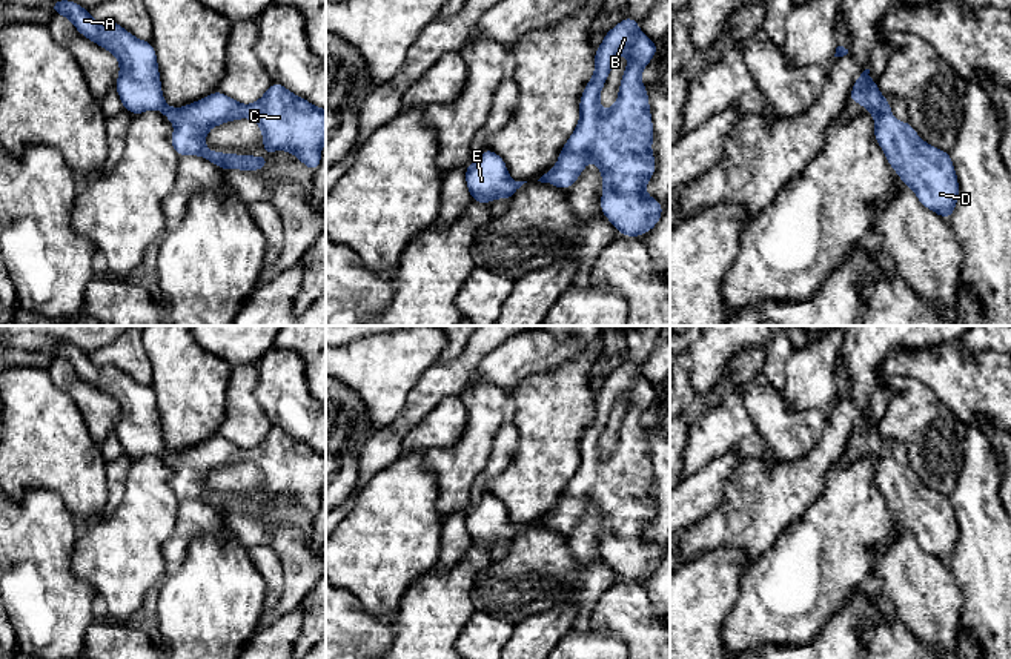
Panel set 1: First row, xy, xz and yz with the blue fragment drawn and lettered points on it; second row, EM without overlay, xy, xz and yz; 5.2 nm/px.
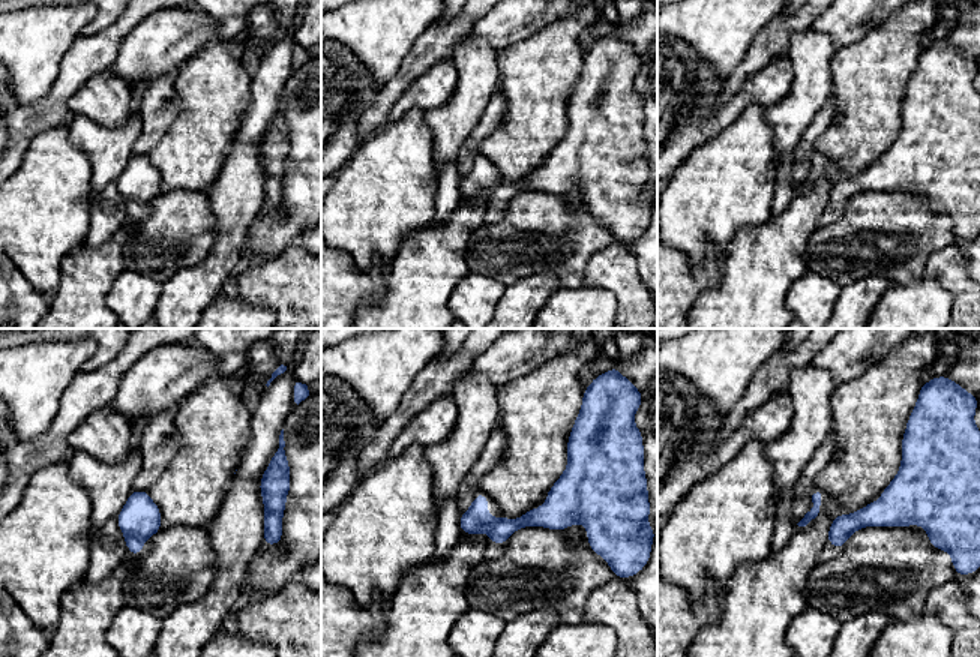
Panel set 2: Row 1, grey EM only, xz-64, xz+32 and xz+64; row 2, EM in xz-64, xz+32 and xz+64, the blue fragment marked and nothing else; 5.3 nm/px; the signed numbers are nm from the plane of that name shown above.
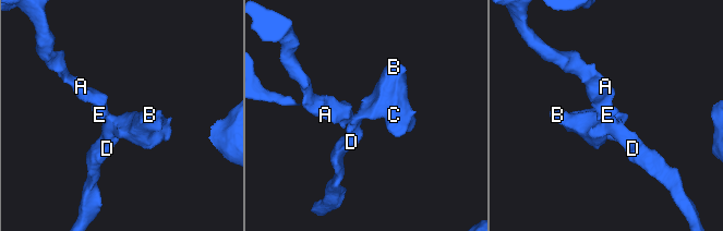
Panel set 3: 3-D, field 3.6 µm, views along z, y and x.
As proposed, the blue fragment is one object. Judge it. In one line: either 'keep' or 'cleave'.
keep

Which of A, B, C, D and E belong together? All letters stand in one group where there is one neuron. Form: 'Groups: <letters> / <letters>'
Groups: A B C D E

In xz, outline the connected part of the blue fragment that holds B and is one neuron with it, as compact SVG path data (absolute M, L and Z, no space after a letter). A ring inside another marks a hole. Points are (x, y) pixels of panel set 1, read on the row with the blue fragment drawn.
M625 17L612 28L595 51L595 74L579 100L581 118L559 152L556 166L538 181L567 190L590 160L602 174L601 212L624 237L650 232L662 217L661 203L645 194L645 184L656 172L651 154L653 123L642 69L658 52L638 26ZM628 52L618 100L602 112L601 89L615 60Z

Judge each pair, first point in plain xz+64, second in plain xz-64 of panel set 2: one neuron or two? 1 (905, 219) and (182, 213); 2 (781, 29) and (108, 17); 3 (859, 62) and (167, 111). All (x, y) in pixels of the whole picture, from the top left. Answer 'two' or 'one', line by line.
1: one
2: two
3: two

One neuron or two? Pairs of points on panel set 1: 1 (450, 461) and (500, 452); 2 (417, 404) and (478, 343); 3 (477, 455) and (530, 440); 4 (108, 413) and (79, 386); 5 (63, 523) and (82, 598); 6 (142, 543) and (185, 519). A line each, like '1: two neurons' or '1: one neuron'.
1: two neurons
2: one neuron
3: two neurons
4: one neuron
5: one neuron
6: two neurons

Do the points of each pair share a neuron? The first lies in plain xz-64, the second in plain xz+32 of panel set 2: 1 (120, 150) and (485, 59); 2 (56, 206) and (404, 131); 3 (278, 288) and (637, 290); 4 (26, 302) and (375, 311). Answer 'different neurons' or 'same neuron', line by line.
1: same neuron
2: same neuron
3: same neuron
4: different neurons

